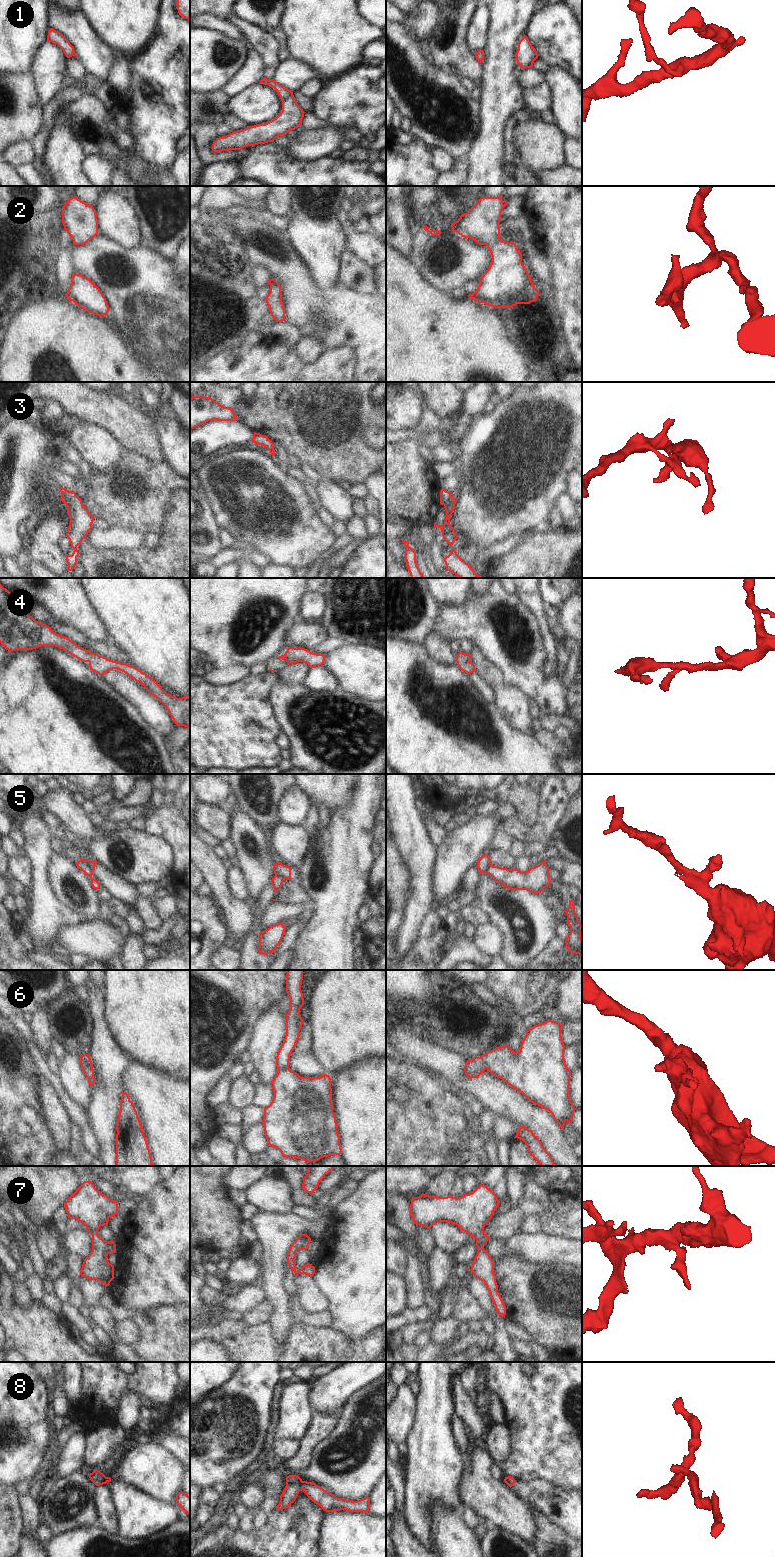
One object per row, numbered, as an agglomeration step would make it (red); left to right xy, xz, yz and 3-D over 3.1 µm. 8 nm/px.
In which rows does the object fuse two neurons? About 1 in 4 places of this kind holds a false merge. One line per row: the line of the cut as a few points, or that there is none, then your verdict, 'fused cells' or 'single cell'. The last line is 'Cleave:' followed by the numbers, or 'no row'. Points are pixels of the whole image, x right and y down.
1: cut none; single cell
2: cut none; single cell
3: cut none; single cell
4: cut none; single cell
5: cut xy (79, 860), (87, 866), (92, 874); fused cells
6: cut none; single cell
7: cut none; single cell
8: cut none; single cell
Cleave: 5

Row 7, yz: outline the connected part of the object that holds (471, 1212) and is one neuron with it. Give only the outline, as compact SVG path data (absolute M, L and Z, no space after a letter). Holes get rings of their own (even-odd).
M480 1184L472 1193L461 1197L437 1197L422 1194L411 1199L410 1215L416 1225L431 1228L434 1224L448 1222L457 1225L476 1240L478 1248L471 1270L475 1278L483 1281L490 1293L498 1315L505 1317L506 1306L498 1292L494 1259L483 1245L491 1238L484 1232L500 1201L493 1190Z

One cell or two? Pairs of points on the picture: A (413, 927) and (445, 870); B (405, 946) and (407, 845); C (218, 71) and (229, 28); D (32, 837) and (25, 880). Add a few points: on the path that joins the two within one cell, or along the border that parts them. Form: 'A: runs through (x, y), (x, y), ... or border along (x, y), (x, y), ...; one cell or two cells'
A: border along (435, 868), (433, 875), (434, 906); two cells
B: runs through (412, 921), (419, 904), (419, 870); one cell
C: border along (204, 27), (218, 29), (247, 43); two cells
D: border along (24, 854), (30, 865), (30, 884); two cells

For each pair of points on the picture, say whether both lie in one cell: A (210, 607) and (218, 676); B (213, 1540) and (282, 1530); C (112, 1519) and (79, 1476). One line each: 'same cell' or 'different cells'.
A: different cells
B: same cell
C: different cells

